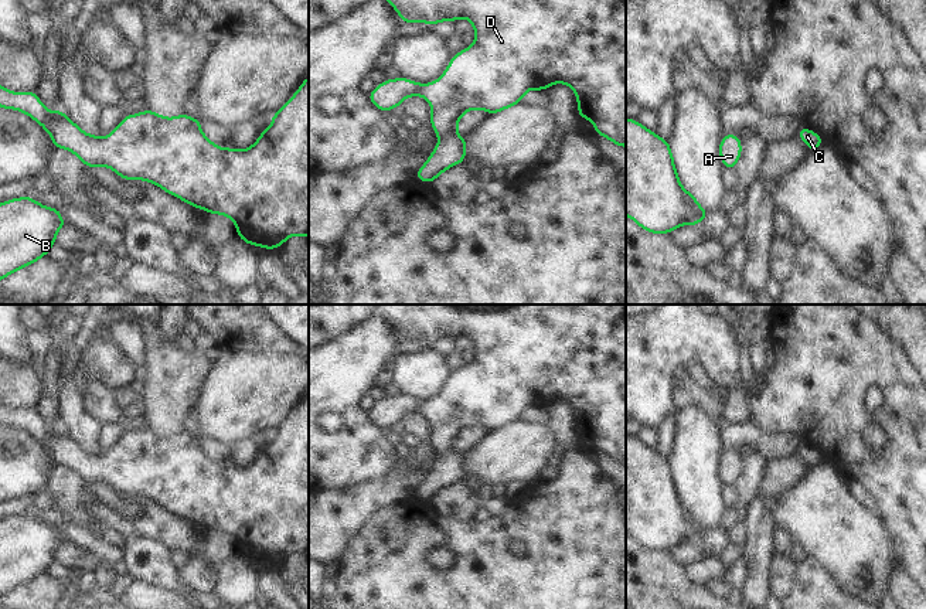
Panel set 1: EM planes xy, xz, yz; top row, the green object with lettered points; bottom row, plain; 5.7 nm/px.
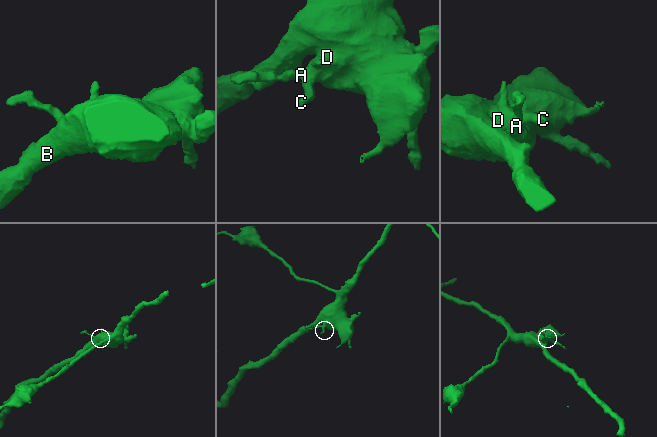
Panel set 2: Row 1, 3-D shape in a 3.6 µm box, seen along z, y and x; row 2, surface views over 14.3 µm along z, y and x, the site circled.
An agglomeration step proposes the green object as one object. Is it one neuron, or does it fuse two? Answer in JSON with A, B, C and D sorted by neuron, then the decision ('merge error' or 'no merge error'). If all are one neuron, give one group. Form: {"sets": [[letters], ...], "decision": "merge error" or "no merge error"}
{"sets": [["A", "B", "C", "D"]], "decision": "no merge error"}

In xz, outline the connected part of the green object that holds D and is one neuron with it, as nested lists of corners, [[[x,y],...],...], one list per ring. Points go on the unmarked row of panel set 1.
[[[379,304],[377,309],[378,314],[388,317],[392,326],[399,331],[402,340],[426,340],[435,343],[440,338],[455,338],[459,336],[467,336],[473,341],[476,348],[474,360],[463,368],[453,372],[447,385],[443,388],[438,398],[432,398],[428,402],[411,398],[408,395],[395,395],[384,398],[368,411],[368,415],[374,423],[381,429],[391,429],[395,423],[401,423],[405,415],[422,414],[425,415],[432,426],[430,443],[439,455],[435,467],[430,470],[425,482],[415,490],[415,494],[430,501],[443,489],[452,483],[460,482],[466,477],[466,455],[457,452],[459,436],[469,428],[483,426],[488,432],[501,429],[517,421],[521,421],[522,414],[531,406],[547,408],[552,401],[566,401],[572,405],[579,421],[578,432],[593,440],[595,449],[616,463],[626,465],[626,304]]]

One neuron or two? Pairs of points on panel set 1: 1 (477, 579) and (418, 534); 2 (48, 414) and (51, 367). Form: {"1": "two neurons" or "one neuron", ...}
{"1": "one neuron", "2": "one neuron"}

